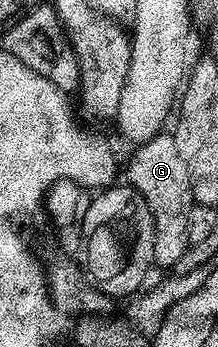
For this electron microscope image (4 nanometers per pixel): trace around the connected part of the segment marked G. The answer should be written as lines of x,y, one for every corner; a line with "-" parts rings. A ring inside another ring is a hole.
161,132
154,138
148,139
137,147
138,150
130,158
130,178
129,185
135,190
142,191
146,201
150,203
150,210
154,216
154,260
160,267
172,268
176,260
180,260
187,248
191,246
189,240
189,212
195,205
194,197
190,191
190,181
188,180
188,164
184,164
182,150
176,148
176,140
173,133

